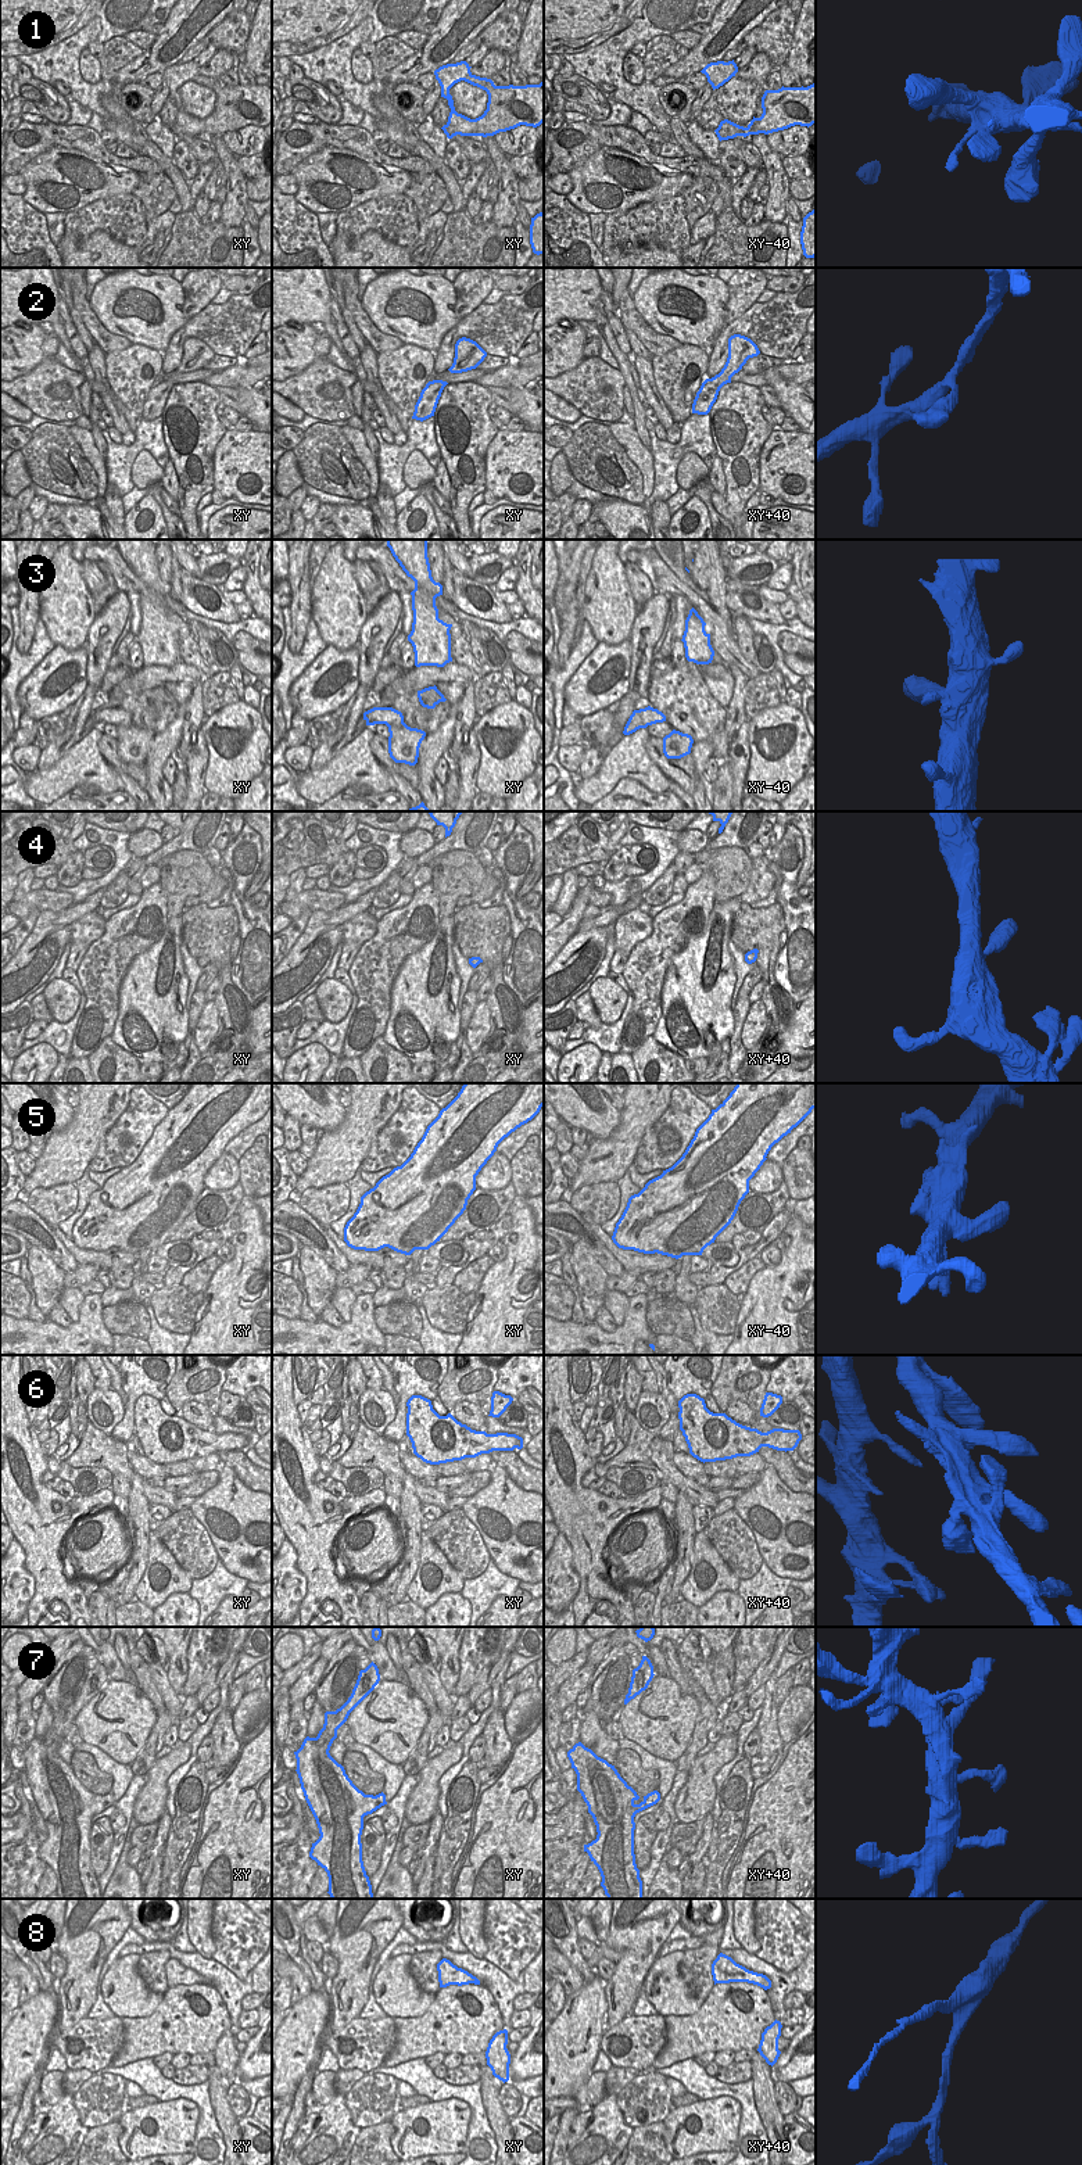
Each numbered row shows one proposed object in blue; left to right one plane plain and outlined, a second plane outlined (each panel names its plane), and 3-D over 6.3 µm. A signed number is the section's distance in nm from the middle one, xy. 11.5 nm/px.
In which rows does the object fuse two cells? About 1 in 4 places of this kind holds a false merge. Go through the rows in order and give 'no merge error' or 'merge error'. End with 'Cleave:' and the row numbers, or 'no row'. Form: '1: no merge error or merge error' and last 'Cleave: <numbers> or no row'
1: no merge error
2: no merge error
3: no merge error
4: no merge error
5: no merge error
6: no merge error
7: no merge error
8: no merge error
Cleave: no row

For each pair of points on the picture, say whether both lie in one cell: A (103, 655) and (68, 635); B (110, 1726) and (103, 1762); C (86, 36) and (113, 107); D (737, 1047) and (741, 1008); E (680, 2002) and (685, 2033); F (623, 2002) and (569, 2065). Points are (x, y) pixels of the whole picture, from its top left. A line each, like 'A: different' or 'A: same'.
A: different
B: different
C: different
D: same
E: different
F: different

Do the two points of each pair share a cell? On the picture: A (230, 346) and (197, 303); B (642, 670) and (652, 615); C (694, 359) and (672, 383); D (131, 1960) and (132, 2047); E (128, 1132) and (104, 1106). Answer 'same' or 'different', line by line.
A: different
B: same
C: same
D: different
E: different

